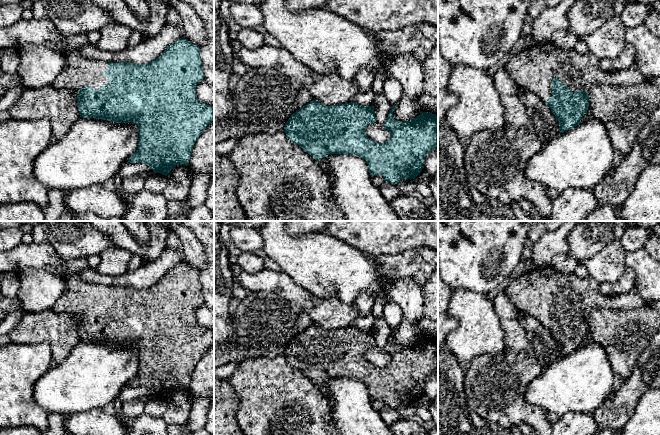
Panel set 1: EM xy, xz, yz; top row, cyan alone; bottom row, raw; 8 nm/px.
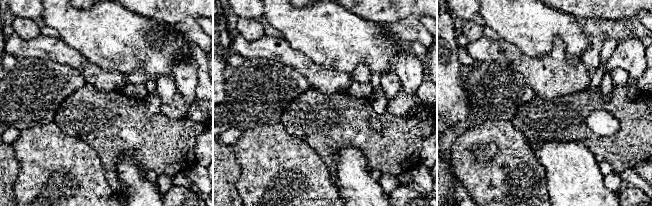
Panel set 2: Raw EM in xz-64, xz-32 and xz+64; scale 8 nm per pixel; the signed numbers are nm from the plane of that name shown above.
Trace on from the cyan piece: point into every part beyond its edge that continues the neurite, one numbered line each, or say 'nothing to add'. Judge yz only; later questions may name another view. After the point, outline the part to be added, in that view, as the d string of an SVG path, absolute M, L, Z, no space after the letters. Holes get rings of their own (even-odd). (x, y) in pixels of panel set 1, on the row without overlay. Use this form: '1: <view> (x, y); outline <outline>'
1: yz (533, 294); outline M552 266L535 267L530 273L513 280L506 291L515 309L537 318L544 326L552 320L552 303L556 301L573 316L589 316L594 308L627 311L645 305L635 287L626 294L605 296L600 293L599 283L591 276L579 278L575 273L562 273Z

